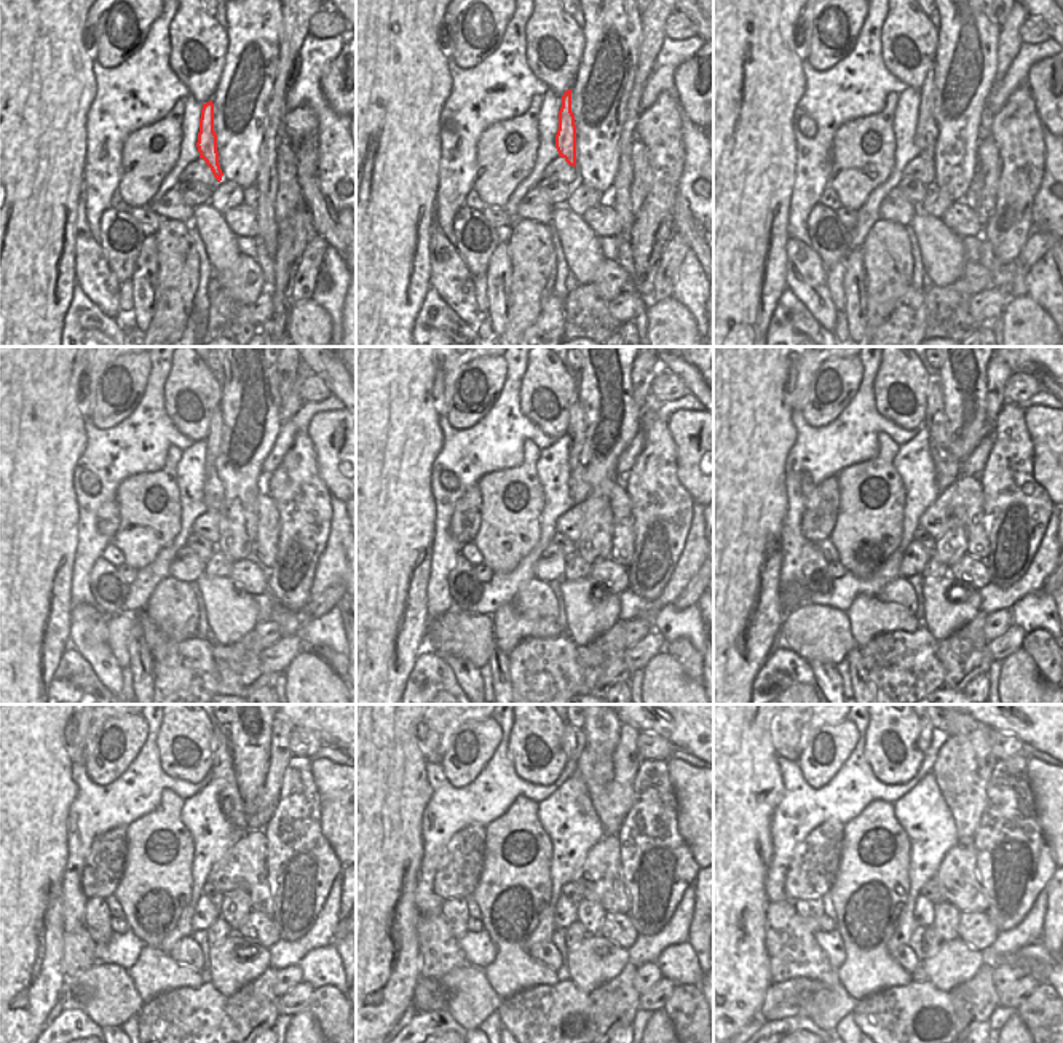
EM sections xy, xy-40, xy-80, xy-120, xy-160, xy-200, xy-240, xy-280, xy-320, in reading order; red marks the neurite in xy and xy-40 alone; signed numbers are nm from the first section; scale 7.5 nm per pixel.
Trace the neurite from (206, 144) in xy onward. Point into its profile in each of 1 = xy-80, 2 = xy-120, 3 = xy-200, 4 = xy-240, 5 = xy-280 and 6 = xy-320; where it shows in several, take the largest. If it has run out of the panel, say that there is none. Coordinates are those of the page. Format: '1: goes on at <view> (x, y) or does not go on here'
1: goes on at xy-80 (926, 134)
2: goes on at xy-120 (214, 492)
3: goes on at xy-200 (947, 470)
4: goes on at xy-240 (232, 804)
5: goes on at xy-280 (569, 737)
6: goes on at xy-320 (924, 737)

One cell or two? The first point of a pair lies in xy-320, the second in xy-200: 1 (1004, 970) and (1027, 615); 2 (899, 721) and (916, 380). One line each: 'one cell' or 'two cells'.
1: two cells
2: one cell

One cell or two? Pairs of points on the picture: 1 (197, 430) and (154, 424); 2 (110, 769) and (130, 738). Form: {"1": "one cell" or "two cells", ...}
{"1": "two cells", "2": "one cell"}

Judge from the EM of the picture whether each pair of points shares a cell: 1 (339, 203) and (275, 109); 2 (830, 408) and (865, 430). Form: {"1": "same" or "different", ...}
{"1": "different", "2": "different"}

